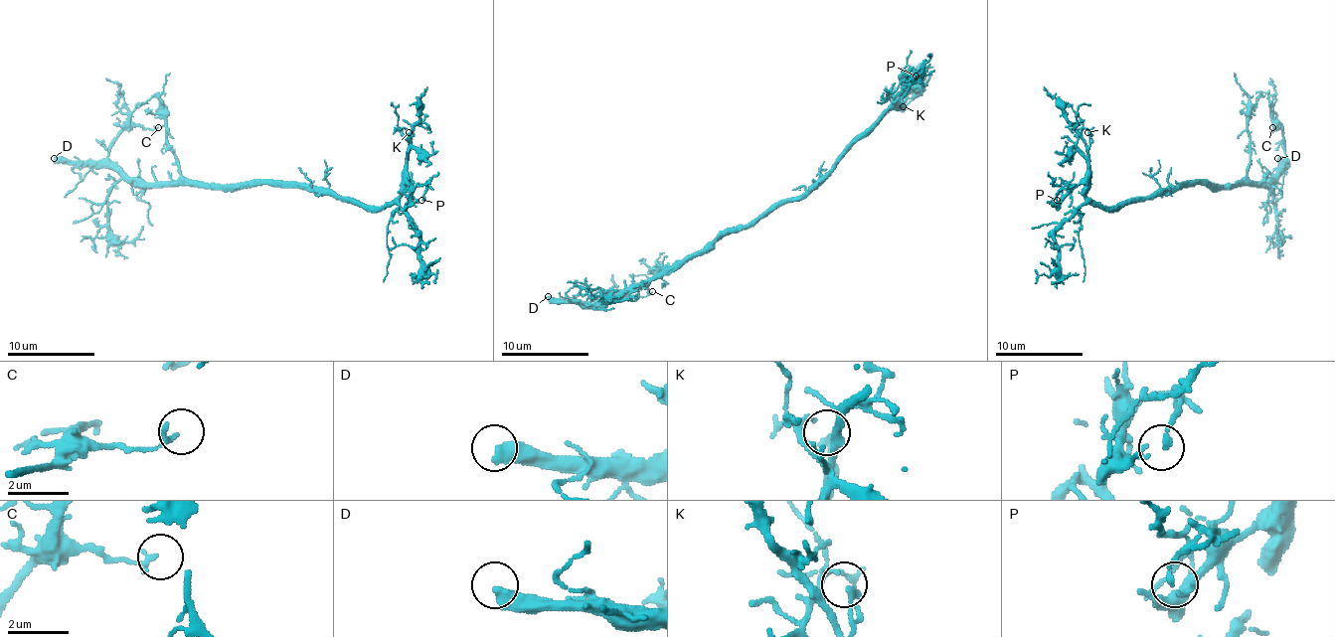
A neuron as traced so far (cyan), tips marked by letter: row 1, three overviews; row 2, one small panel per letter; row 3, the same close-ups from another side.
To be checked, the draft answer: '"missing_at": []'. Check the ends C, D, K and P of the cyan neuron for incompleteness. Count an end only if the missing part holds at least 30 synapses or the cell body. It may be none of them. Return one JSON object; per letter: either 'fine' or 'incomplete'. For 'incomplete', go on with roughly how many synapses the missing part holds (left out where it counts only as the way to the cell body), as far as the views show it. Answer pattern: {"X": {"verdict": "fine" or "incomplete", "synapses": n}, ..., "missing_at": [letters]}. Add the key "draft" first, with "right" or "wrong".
{"draft": "wrong", "C": {"verdict": "fine"}, "D": {"verdict": "incomplete", "synapses": 150}, "K": {"verdict": "fine"}, "P": {"verdict": "fine"}, "missing_at": ["D"]}

